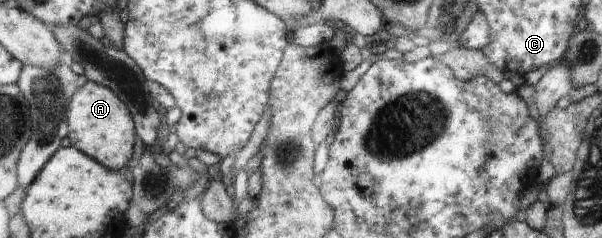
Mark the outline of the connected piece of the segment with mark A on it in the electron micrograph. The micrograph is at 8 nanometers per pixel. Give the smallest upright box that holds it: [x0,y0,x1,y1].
[69,81,135,170]

